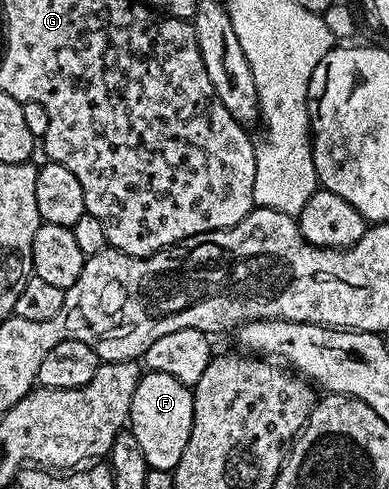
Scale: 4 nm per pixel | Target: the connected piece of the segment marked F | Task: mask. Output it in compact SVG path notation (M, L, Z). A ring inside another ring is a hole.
M145 371L134 390L134 402L130 402L128 424L138 438L138 446L142 446L142 454L146 454L149 468L172 472L182 458L182 450L186 450L186 442L190 442L190 430L194 422L194 402L192 388L178 382L178 378L170 378L170 374Z

